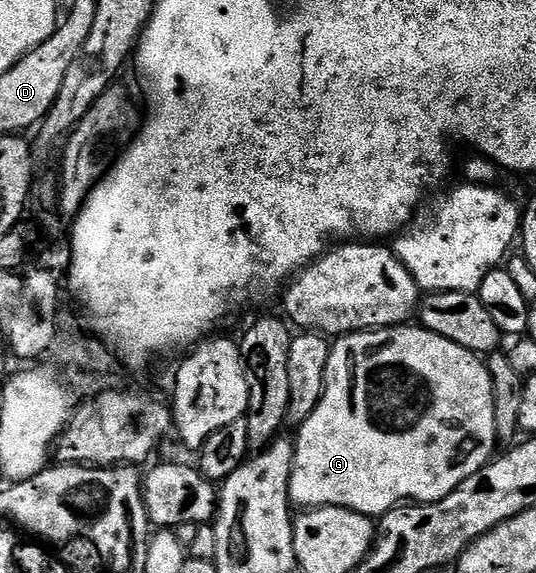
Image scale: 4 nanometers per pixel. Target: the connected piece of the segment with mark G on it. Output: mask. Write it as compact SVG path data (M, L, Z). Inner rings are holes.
M403 325L401 327L382 327L379 331L356 331L353 335L341 336L331 346L330 356L328 357L328 365L326 366L326 380L322 389L322 396L316 405L314 412L303 421L302 426L297 428L296 442L294 444L294 464L292 465L292 477L290 478L290 501L295 508L298 509L317 509L320 507L346 507L349 511L355 511L367 517L381 517L393 507L405 504L407 501L414 503L435 503L437 499L442 499L448 493L452 493L452 489L456 489L463 481L472 473L476 473L485 463L489 463L495 454L494 443L499 442L498 430L496 429L496 413L494 412L494 394L491 391L490 373L486 368L485 362L473 351L464 349L460 345L456 345L452 341L448 341L444 337L440 337L436 333L427 331L421 325Z

